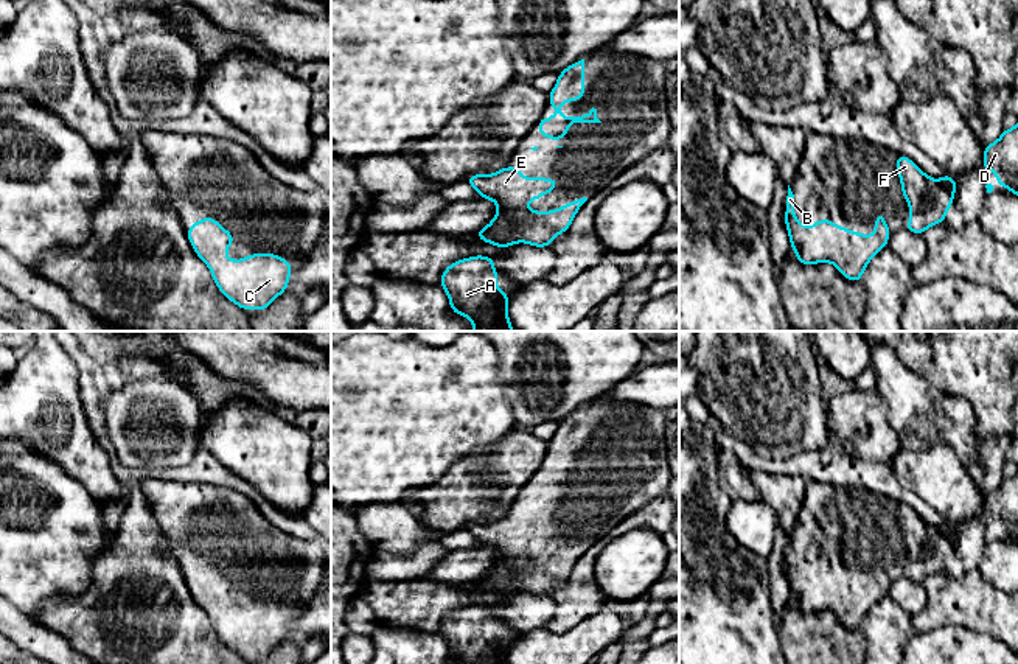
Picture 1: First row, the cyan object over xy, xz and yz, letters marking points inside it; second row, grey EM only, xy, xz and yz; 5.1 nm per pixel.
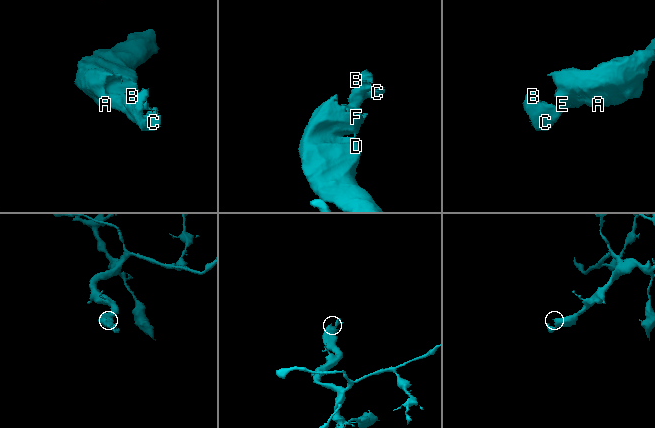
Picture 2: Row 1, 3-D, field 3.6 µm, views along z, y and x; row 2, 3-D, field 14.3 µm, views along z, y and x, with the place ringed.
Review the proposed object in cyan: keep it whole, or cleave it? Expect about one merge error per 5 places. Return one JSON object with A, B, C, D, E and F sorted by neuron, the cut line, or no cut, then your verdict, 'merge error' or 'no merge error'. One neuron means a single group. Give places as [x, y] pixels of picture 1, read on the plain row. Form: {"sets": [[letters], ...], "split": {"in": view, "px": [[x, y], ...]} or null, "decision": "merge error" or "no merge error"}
{"sets": [["A", "B", "C", "D", "E", "F"]], "split": null, "decision": "no merge error"}

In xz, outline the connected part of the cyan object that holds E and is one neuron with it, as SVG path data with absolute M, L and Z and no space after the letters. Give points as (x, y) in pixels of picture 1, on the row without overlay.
M504 515L493 522L472 522L465 527L480 547L497 552L493 569L474 585L496 596L511 596L527 591L533 596L550 596L550 591L567 580L575 563L587 546L570 549L552 560L535 560L525 554L528 549L553 540L560 529L547 526L522 526L518 515Z

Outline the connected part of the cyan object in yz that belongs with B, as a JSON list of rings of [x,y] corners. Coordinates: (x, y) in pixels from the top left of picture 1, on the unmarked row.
[[[788,533],[785,574],[791,597],[800,613],[833,611],[850,630],[861,630],[869,610],[887,594],[891,578],[881,560],[875,561],[875,582],[866,585],[839,575],[828,566],[807,577],[794,563],[794,543]]]

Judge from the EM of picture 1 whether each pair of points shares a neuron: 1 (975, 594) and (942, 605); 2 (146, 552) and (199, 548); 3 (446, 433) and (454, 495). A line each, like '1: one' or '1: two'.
1: one
2: two
3: two

